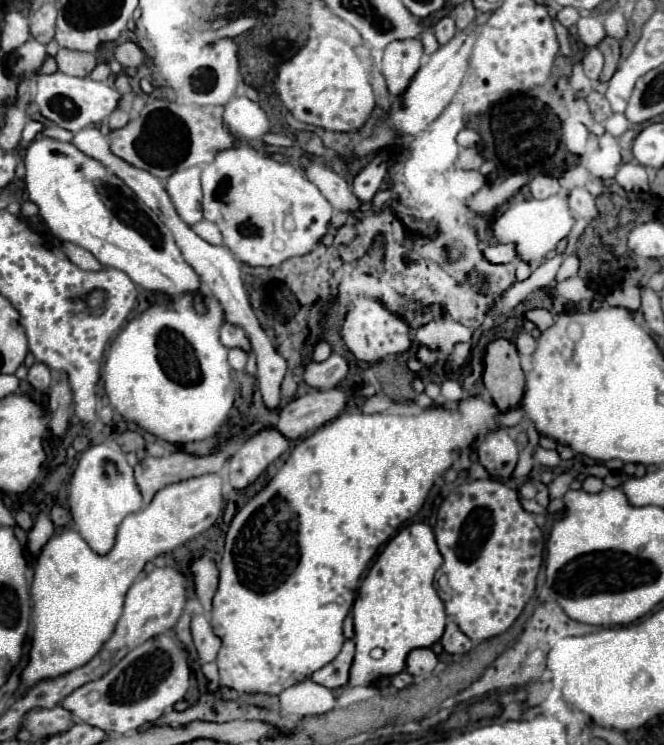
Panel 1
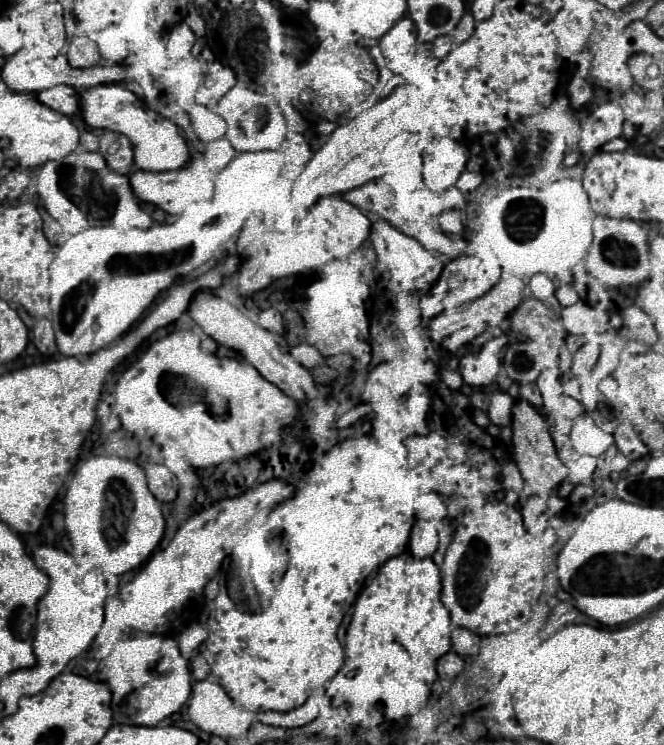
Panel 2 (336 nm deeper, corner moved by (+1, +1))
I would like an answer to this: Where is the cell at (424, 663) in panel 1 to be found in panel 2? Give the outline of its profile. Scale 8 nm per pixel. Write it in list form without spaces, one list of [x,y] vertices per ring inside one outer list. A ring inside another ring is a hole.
[[[447,652],[437,660],[437,678],[439,680],[451,680],[453,676],[457,676],[463,668],[463,660],[459,654],[455,652]]]

